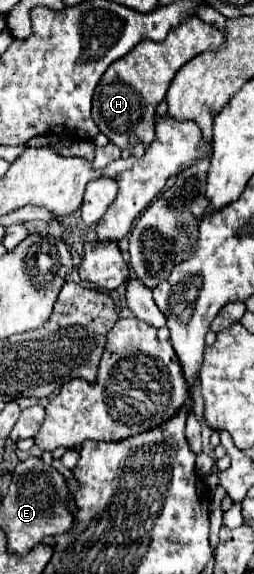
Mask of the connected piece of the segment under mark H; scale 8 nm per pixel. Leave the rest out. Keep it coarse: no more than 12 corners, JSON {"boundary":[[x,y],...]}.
{"boundary":[[198,17],[140,41],[102,75],[92,119],[122,149],[154,139],[176,71],[218,49]]}

